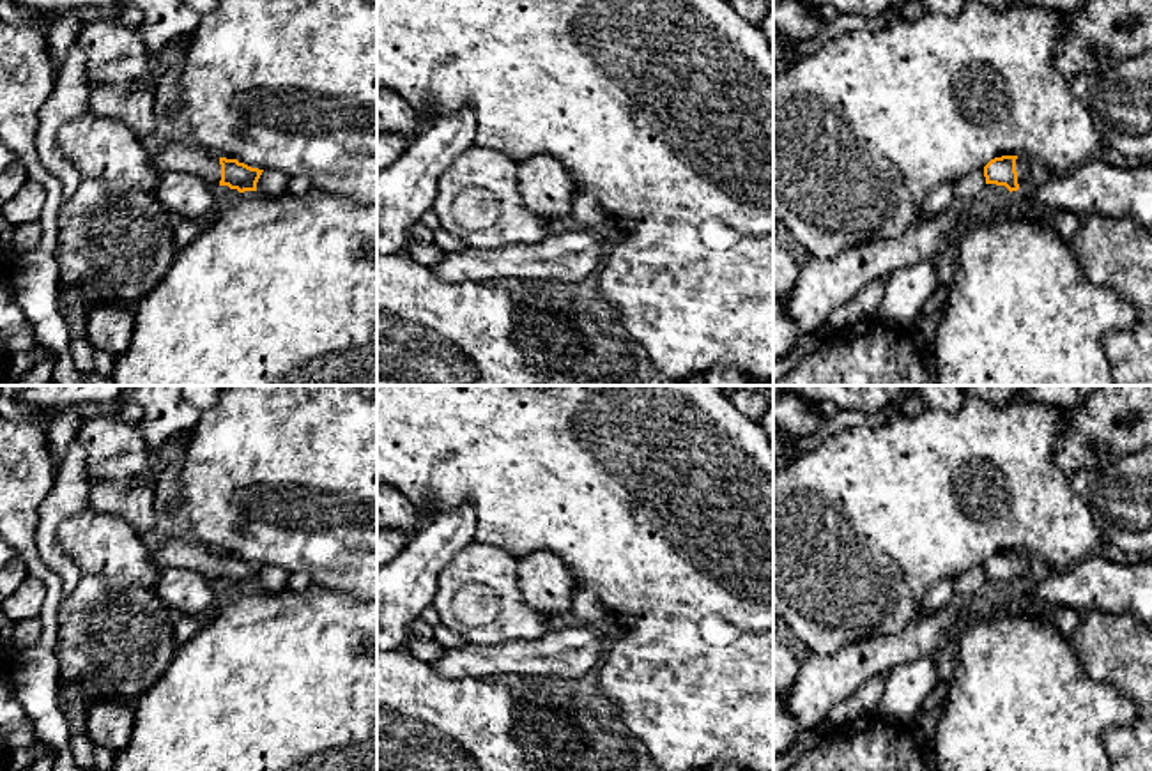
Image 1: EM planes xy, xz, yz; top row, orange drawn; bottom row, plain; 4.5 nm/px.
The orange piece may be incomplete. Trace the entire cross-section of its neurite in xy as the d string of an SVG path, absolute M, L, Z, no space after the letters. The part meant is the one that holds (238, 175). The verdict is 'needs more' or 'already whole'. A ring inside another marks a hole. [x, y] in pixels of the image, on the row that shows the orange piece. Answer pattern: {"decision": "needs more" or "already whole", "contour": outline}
{"decision": "needs more", "contour": "M189 140L163 145L159 150L150 152L150 161L161 173L196 173L216 187L228 186L239 193L257 191L257 182L264 172L237 159L207 154Z"}

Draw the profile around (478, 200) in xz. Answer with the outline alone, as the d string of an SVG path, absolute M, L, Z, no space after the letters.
M478 145L460 154L437 186L434 209L441 218L441 226L458 235L465 248L531 246L547 237L549 223L520 202L517 164L506 154Z

